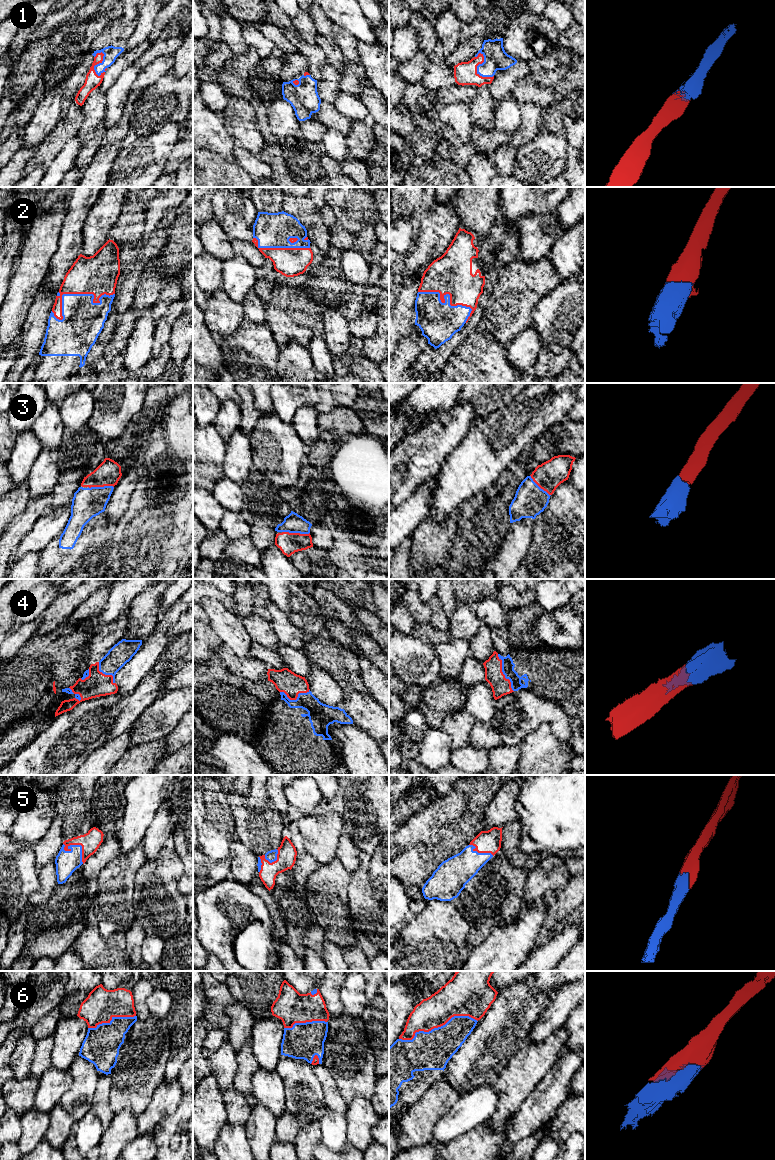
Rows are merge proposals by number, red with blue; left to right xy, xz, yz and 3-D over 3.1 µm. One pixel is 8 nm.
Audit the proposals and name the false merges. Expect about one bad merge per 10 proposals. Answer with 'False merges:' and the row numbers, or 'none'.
False merges: none

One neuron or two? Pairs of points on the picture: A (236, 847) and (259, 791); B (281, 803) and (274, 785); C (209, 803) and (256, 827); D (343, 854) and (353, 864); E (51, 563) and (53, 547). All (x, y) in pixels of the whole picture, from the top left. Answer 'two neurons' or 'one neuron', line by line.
A: two neurons
B: one neuron
C: two neurons
D: one neuron
E: one neuron

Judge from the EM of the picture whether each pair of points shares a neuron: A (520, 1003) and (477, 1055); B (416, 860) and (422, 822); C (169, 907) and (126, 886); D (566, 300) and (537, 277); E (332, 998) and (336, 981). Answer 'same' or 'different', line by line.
A: same
B: same
C: different
D: different
E: same

